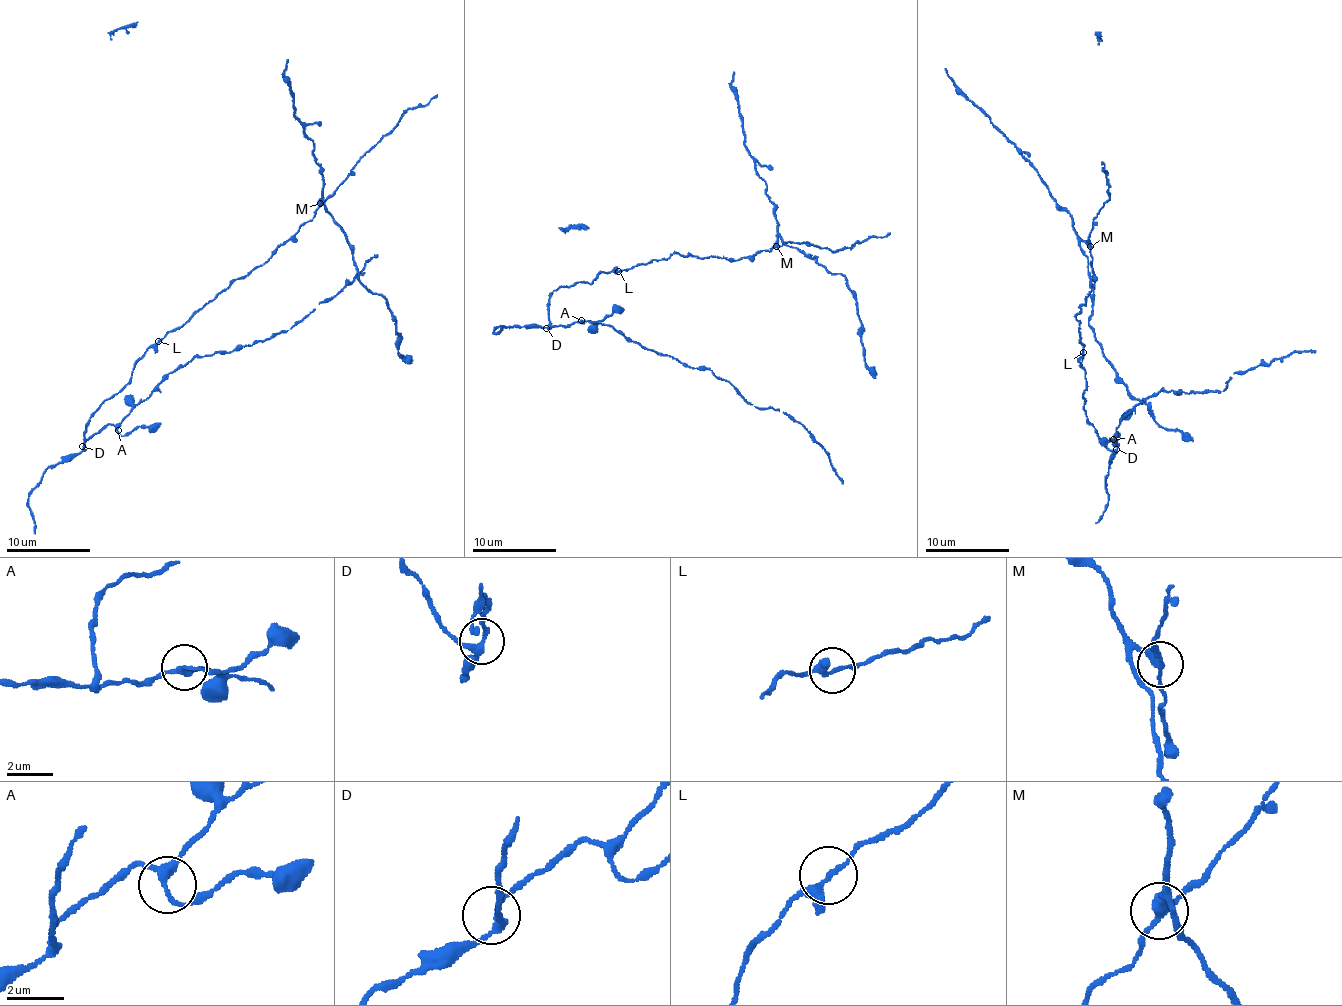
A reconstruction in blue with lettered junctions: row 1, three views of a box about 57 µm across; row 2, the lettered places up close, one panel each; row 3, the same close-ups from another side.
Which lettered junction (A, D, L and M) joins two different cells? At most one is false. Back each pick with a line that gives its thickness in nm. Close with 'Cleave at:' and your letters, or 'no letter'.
M: calibre 280 nm
Cleave at: M

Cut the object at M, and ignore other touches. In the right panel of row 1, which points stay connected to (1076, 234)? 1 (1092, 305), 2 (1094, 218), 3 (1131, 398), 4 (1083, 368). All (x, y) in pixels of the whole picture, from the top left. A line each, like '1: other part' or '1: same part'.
1: same part
2: other part
3: same part
4: other part

